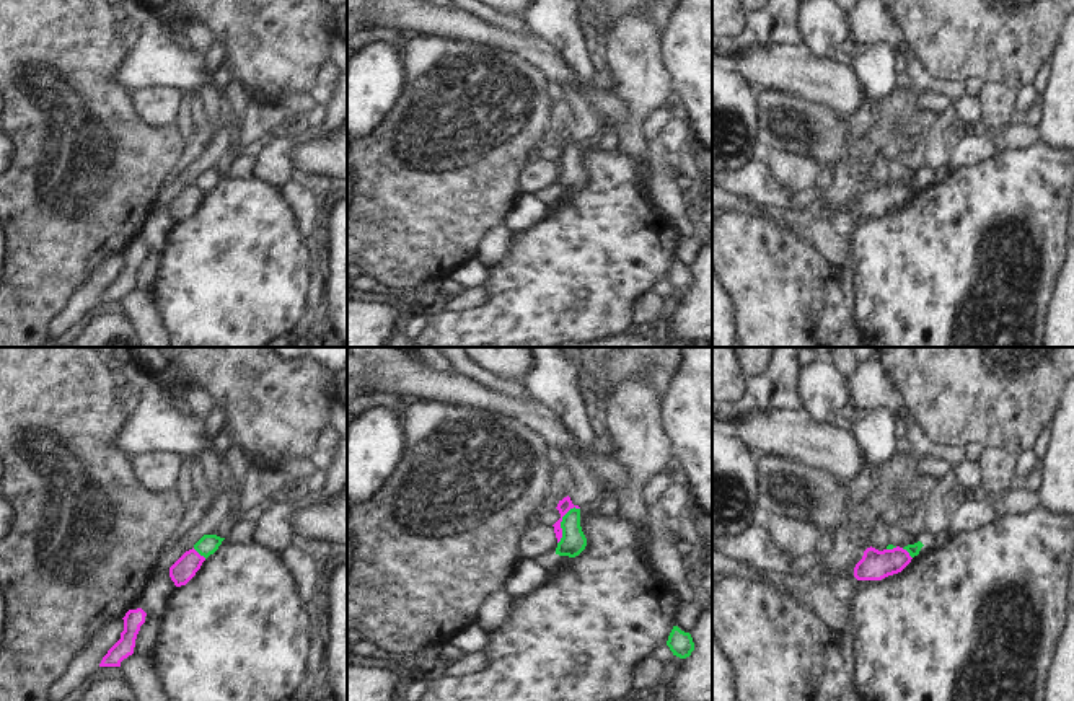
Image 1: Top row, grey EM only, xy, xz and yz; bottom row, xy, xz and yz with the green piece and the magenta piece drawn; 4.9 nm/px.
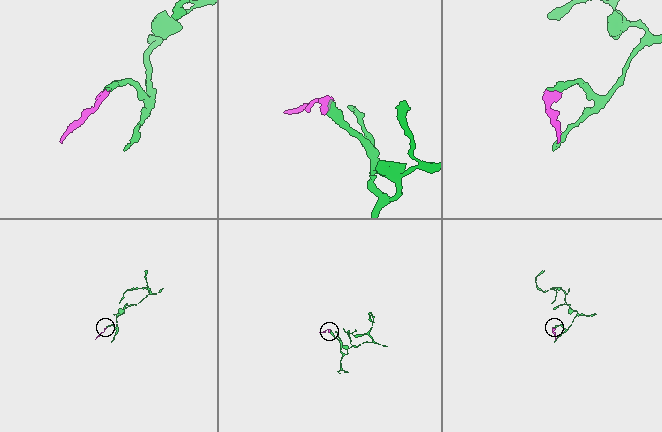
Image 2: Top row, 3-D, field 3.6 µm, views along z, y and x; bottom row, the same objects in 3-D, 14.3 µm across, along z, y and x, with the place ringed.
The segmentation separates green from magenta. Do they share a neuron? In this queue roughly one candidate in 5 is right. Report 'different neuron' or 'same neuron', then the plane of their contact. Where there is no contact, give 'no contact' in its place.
different neuron | xz

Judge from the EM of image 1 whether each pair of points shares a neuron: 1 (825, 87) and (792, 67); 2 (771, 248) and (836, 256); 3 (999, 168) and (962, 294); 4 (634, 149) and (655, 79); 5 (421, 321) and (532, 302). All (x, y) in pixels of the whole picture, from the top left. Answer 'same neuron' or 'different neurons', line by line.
1: same neuron
2: different neurons
3: same neuron
4: same neuron
5: different neurons

